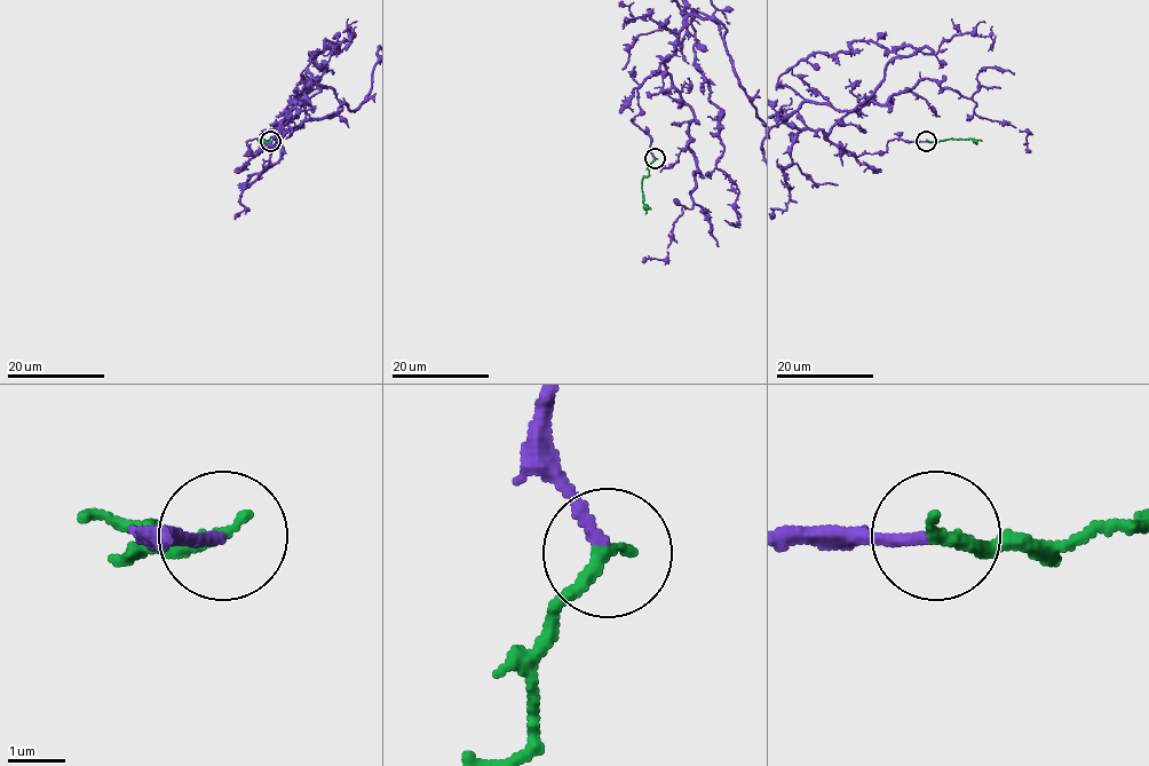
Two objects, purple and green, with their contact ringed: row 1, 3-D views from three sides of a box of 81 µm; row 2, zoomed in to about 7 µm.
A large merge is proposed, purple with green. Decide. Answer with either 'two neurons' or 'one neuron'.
one neuron

